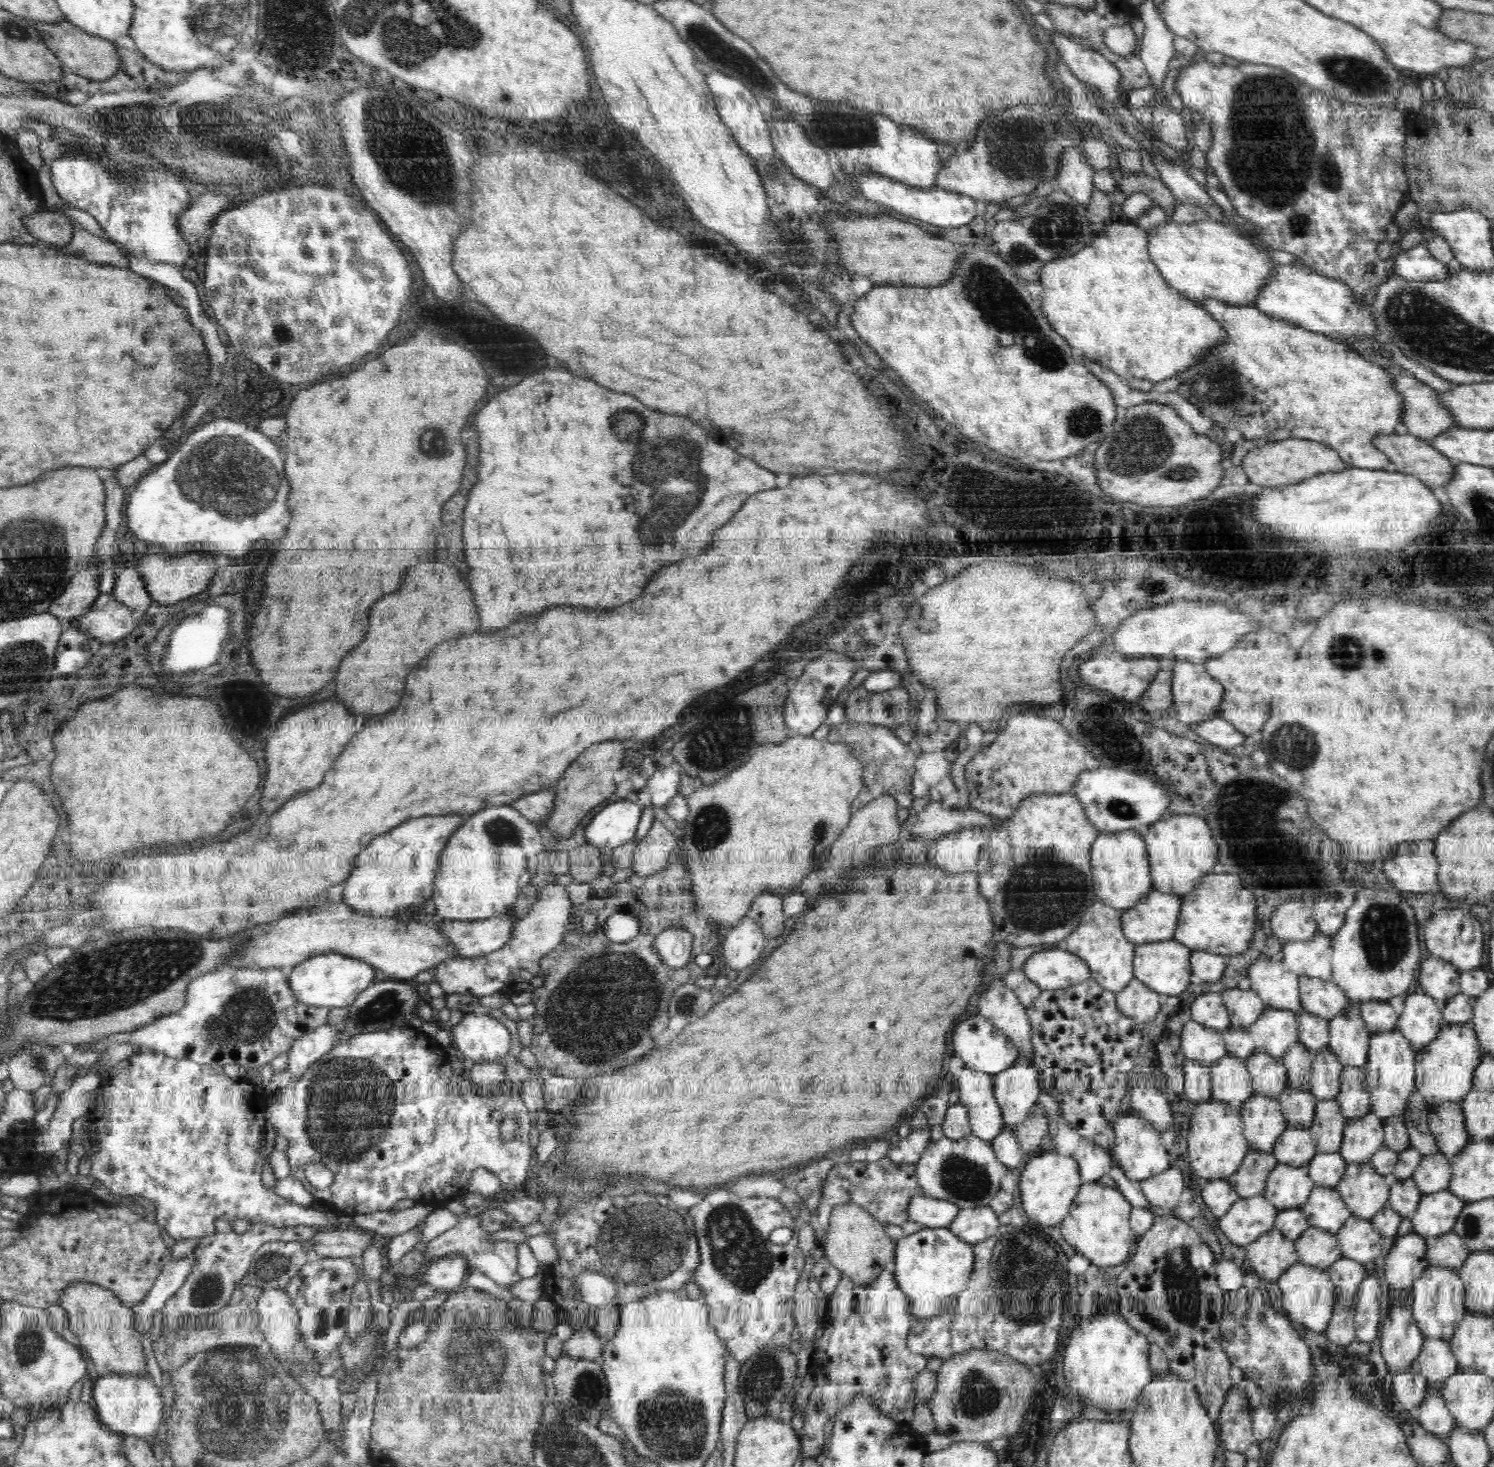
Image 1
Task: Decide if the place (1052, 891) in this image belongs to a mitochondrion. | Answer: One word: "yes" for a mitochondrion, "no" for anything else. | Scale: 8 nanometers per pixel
yes

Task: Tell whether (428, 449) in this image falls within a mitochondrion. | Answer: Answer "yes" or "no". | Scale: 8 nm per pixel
yes

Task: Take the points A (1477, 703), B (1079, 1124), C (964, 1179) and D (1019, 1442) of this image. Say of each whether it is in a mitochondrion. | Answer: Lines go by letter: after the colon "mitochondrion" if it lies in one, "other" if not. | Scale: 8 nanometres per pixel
A: other
B: other
C: mitochondrion
D: mitochondrion

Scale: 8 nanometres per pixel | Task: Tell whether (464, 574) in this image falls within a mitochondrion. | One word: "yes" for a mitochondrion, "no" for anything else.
no

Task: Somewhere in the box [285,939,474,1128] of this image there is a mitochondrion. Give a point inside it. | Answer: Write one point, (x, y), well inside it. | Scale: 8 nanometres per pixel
(386, 1005)

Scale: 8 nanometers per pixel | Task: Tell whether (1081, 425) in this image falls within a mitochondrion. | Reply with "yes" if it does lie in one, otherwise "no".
yes

